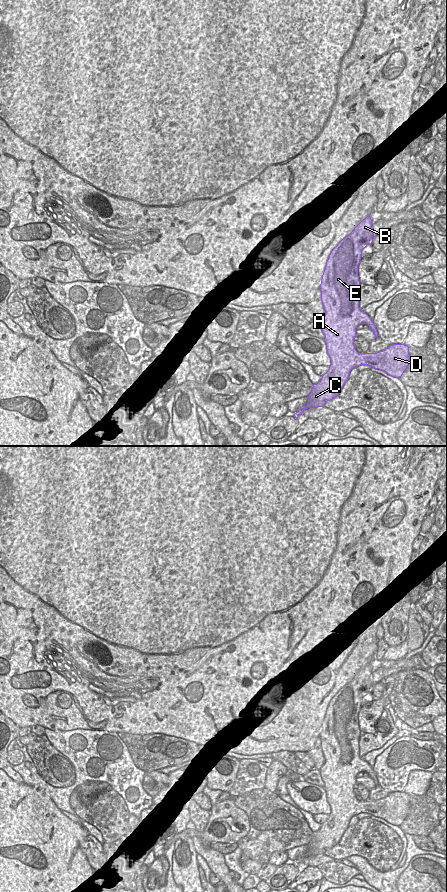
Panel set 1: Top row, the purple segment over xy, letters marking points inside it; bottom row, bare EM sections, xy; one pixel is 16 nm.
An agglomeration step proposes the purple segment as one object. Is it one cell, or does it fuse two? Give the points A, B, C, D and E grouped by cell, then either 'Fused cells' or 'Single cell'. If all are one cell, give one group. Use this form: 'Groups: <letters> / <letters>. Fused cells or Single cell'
Groups: A B C D E. Single cell

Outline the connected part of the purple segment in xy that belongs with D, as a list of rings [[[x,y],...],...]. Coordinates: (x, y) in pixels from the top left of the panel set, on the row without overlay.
[[[369,663],[337,692],[328,705],[319,735],[321,749],[325,759],[319,771],[325,784],[324,789],[331,813],[321,828],[313,833],[307,845],[308,850],[306,855],[299,857],[294,862],[296,867],[302,863],[305,857],[323,855],[327,849],[337,845],[353,816],[357,816],[360,813],[367,813],[382,818],[392,825],[400,826],[409,814],[410,802],[407,793],[389,793],[388,796],[377,801],[358,801],[354,794],[354,787],[357,785],[356,776],[360,772],[367,772],[369,777],[373,779],[375,786],[378,787],[378,780],[373,768],[359,756],[360,729],[358,713],[361,708],[362,698],[367,693],[372,692],[374,685],[372,667]]]

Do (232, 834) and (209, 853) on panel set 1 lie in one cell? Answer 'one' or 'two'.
two

